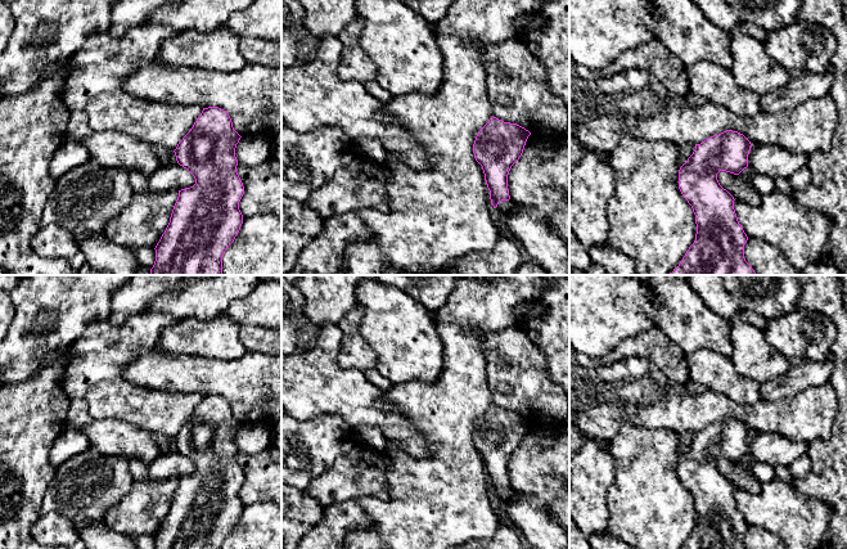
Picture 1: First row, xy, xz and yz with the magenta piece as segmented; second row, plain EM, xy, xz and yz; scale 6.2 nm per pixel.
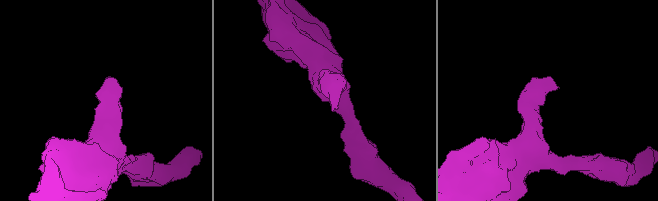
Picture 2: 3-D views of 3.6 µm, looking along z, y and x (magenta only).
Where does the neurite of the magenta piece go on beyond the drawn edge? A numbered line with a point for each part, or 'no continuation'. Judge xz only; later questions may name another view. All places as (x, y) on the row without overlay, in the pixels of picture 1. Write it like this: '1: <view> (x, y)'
1: xz (504, 494)

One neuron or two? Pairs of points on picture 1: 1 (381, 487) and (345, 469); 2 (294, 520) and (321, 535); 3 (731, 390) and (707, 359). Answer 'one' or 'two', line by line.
1: one
2: two
3: one

